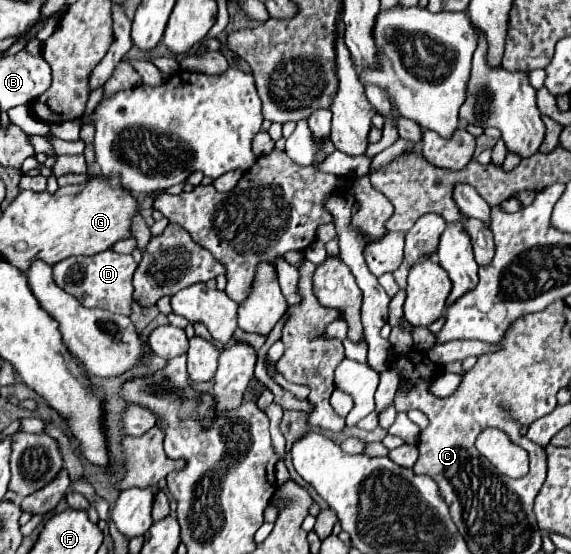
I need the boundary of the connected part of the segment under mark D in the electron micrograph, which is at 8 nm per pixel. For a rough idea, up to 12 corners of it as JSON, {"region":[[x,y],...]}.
{"region":[[113,249],[53,265],[85,307],[131,315],[135,269]]}

